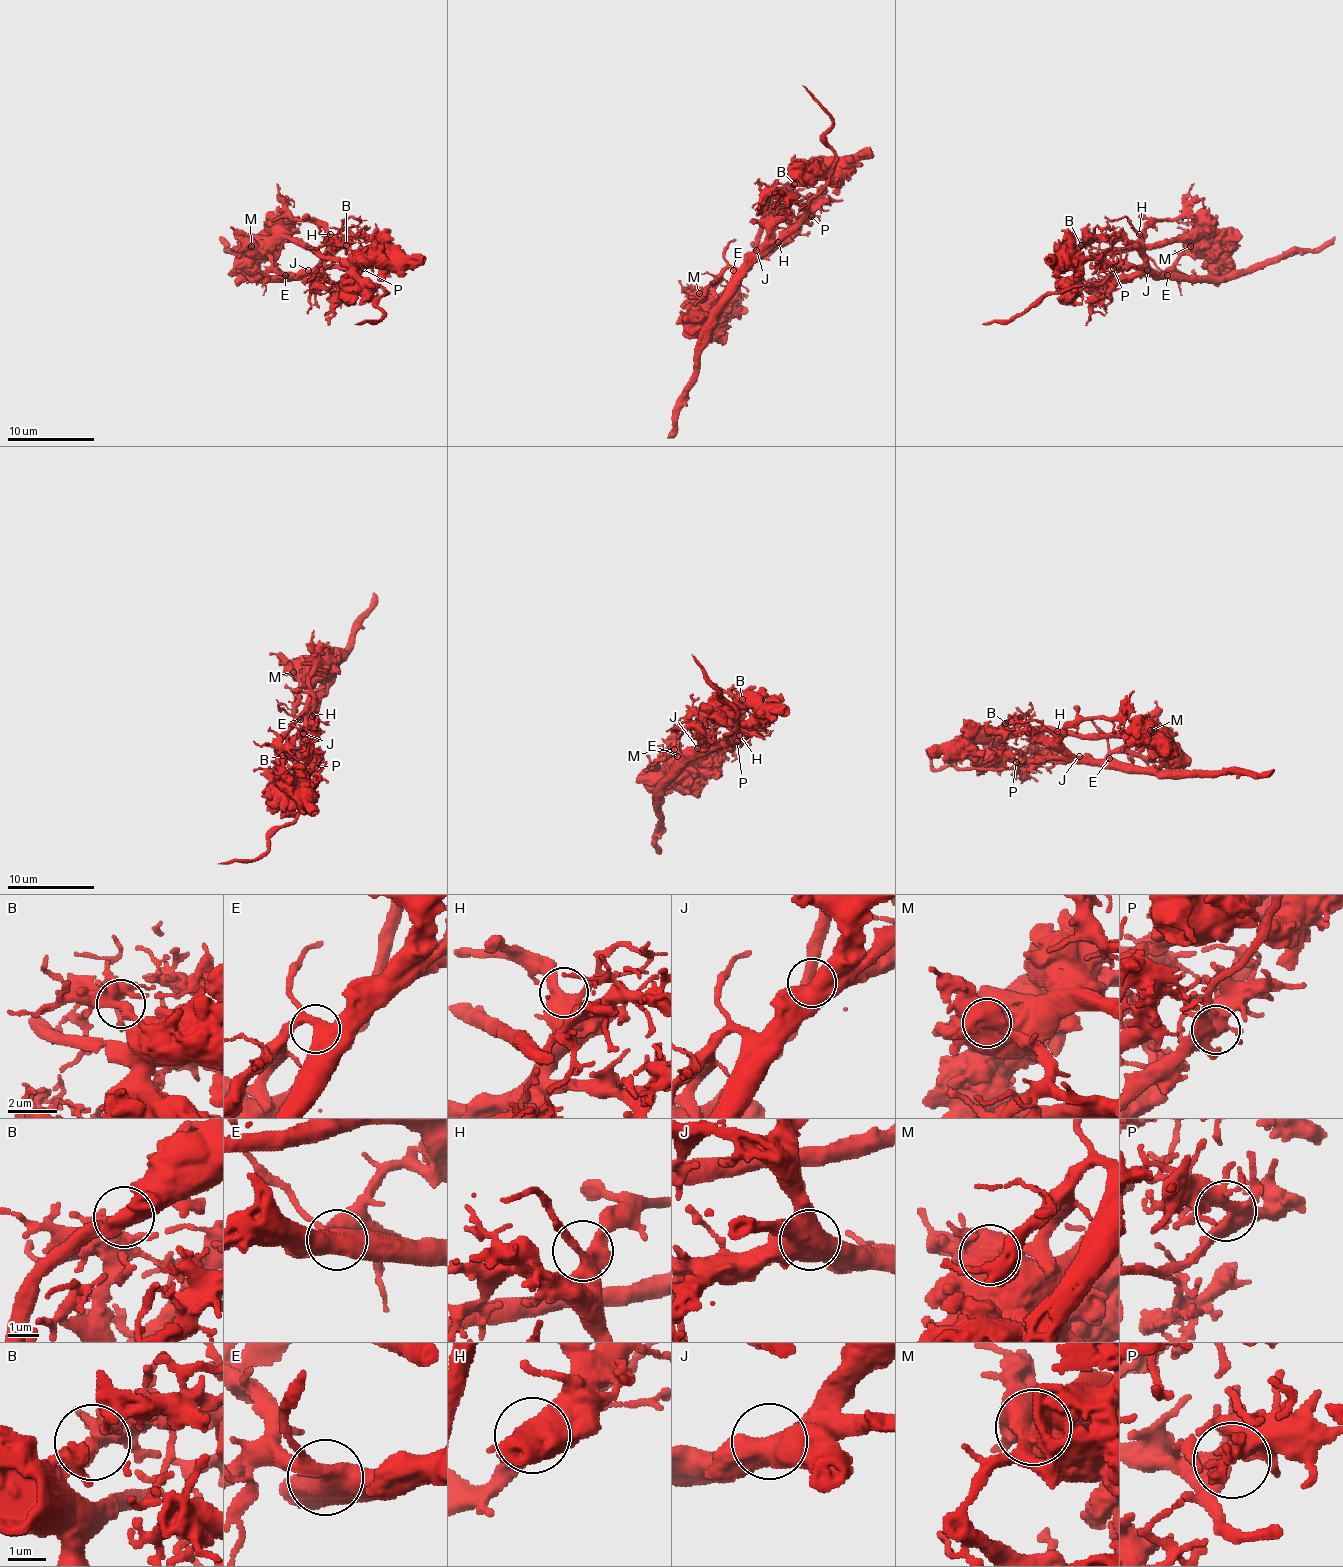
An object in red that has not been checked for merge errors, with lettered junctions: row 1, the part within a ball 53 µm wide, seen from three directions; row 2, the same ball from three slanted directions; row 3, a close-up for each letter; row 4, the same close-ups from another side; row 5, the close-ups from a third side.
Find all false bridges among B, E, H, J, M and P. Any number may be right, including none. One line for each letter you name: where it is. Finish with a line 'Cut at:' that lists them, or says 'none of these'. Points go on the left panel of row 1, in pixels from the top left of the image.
B: at (346, 245)
M: at (251, 246)
Cut at: B, M

